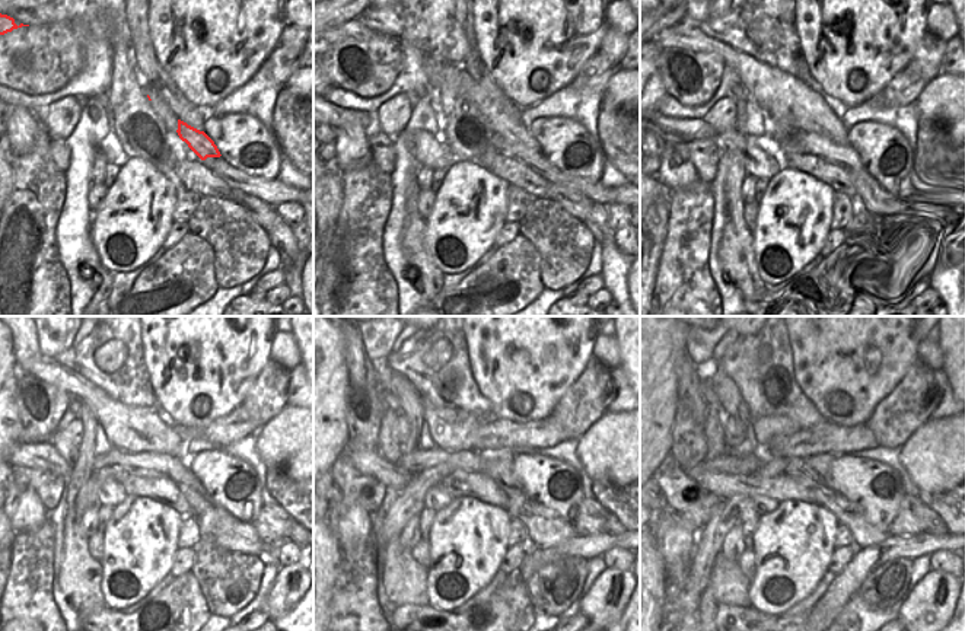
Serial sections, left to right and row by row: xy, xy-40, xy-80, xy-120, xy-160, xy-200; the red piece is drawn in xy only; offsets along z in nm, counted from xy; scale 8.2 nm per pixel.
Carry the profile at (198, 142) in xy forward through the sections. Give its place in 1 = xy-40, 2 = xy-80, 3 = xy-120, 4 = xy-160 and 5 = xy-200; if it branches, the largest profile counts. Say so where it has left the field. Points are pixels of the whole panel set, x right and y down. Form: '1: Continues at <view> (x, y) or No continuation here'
1: Continues at xy-40 (491, 111)
2: Continues at xy-80 (787, 99)
3: Continues at xy-120 (129, 427)
4: Continues at xy-160 (451, 429)
5: Continues at xy-200 (766, 427).

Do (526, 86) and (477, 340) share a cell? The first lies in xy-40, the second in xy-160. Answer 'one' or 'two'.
one

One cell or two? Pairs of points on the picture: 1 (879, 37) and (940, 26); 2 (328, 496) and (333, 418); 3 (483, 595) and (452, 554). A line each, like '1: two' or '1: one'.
1: two
2: two
3: two

